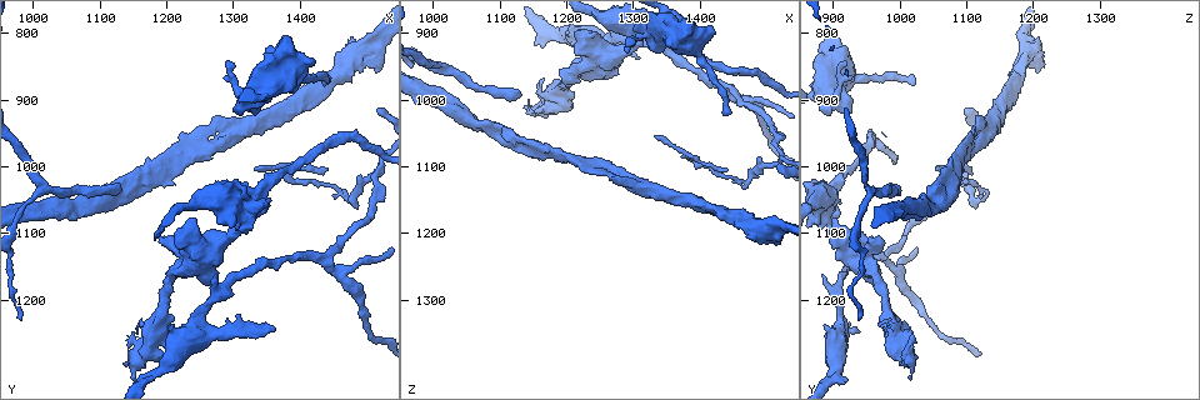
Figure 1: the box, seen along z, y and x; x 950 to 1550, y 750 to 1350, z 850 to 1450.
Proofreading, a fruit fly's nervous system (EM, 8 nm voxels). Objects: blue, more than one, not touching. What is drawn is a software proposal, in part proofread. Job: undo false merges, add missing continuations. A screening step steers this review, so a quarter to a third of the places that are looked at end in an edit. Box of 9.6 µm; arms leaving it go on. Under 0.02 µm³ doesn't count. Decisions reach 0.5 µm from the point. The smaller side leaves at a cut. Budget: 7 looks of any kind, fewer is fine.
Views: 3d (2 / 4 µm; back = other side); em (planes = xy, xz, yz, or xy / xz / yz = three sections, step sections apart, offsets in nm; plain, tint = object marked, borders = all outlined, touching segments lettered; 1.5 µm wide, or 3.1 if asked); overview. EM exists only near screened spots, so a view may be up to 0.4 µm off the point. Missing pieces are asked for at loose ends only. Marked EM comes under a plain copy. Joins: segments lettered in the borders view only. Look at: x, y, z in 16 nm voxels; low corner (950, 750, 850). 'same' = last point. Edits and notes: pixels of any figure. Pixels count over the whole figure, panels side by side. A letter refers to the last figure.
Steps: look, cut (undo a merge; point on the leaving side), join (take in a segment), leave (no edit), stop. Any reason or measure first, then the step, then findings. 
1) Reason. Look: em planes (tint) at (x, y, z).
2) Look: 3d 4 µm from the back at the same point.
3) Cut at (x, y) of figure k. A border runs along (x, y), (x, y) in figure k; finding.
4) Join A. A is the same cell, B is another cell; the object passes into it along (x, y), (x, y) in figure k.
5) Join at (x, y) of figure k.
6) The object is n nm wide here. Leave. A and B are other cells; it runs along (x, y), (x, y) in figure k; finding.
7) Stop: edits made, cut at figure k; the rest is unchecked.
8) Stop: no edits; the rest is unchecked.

An open end. Look: em planes (borders) at (1285, 840, 920).

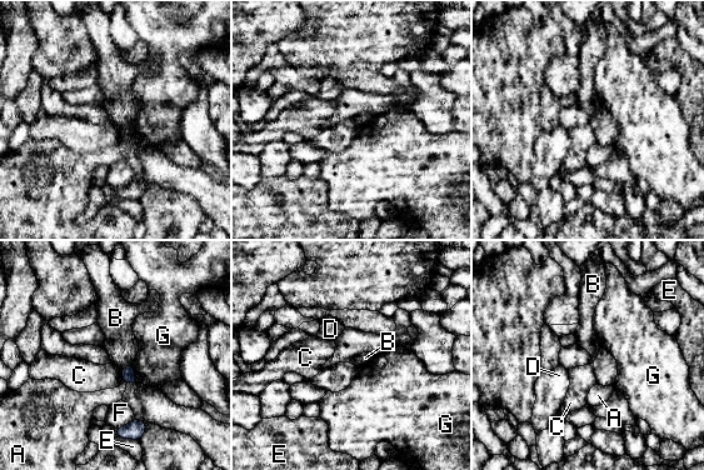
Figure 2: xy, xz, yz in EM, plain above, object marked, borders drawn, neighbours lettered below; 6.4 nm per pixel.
The longest contact is with F, 140 nm. Leave. A, B, C, D, E, F and G are other cells; a border runs along (133, 363), (120, 369) in figure 2; none of them fits.

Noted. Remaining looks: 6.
Branch point. Look: em planes (borders) at (1305, 950, 1125).

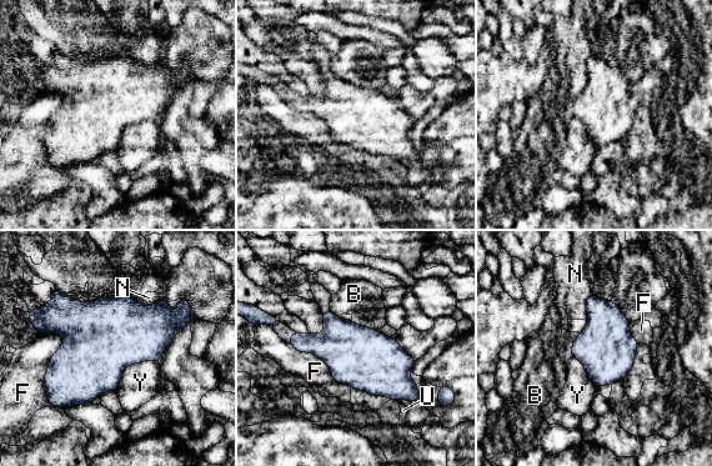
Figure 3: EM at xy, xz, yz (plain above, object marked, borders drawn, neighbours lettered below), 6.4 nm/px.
Leave. B, F, N, U and Y are other cells; a border runs along (158, 360), (130, 364), (115, 389) in figure 3; continuous, no second neuron.

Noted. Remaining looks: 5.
Thin end. Look: em xz step 4 (borders) at (1435, 875, 1020).

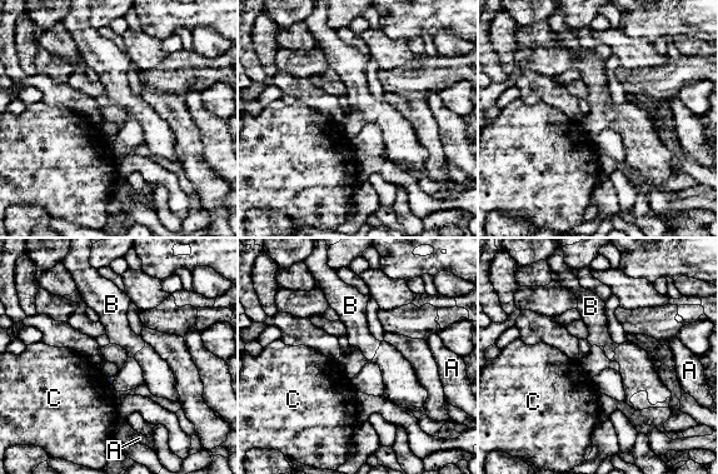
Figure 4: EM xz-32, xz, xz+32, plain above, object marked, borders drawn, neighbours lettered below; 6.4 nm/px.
Look: em planes (borders) at the same point.

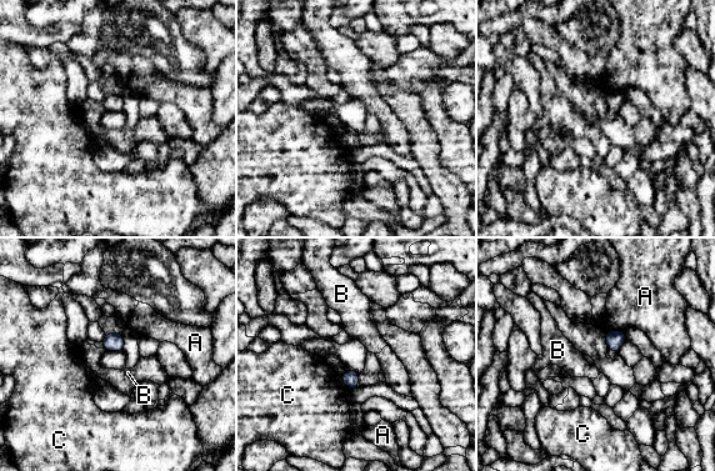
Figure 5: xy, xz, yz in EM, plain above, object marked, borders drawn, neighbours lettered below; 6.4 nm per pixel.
The longest contact is with A, 120 nm. Leave. A, B and C are other cells; a border runs along (341, 376), (341, 380), (351, 390) in figure 5; no lettered segment goes on from it.

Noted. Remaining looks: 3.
Stop: no edits; the rest is unchecked.

